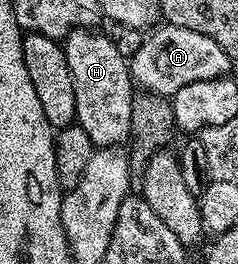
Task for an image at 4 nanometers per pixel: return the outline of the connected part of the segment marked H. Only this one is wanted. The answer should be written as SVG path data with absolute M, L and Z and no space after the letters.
M83 28L81 30L74 30L68 35L64 40L64 49L66 52L66 59L68 60L68 72L72 74L72 89L76 92L76 122L77 125L84 128L84 132L88 132L88 136L92 139L95 147L98 148L118 148L123 144L122 141L127 141L130 138L130 125L132 124L132 100L136 93L136 87L133 79L130 77L130 63L128 61L127 55L122 55L118 51L118 46L110 38L105 38L102 34L94 34L93 29Z

